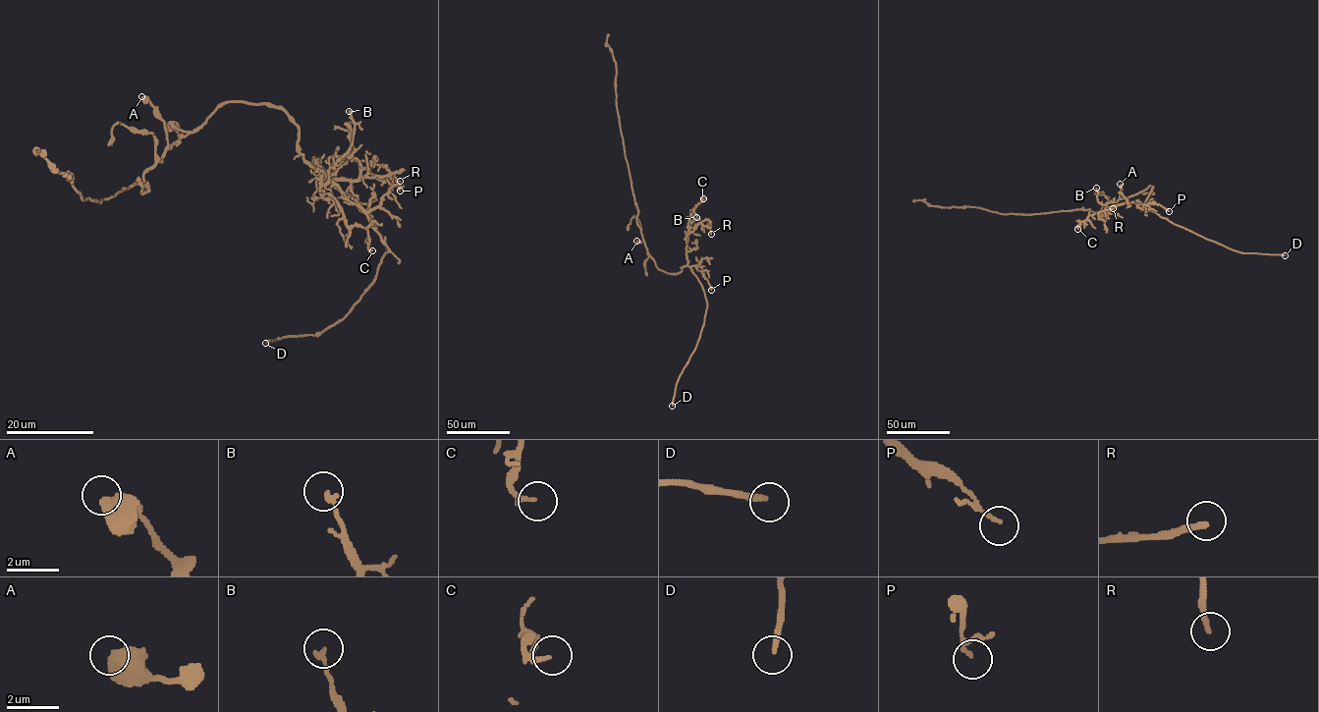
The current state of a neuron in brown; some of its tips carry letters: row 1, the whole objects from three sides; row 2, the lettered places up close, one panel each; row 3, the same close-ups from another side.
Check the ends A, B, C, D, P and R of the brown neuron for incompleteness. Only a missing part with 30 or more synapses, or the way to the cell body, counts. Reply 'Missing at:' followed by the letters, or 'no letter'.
Missing at: D

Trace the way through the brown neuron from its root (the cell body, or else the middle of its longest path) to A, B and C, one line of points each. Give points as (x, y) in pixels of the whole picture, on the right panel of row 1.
A: (1129, 196), (1120, 197), (1120, 184)
B: (1129, 196), (1152, 187), (1143, 204), (1124, 202), (1106, 209), (1106, 205), (1098, 201), (1096, 188)
C: (1129, 196), (1152, 187), (1144, 204), (1124, 202), (1108, 206), (1101, 213), (1090, 214), (1077, 229)

